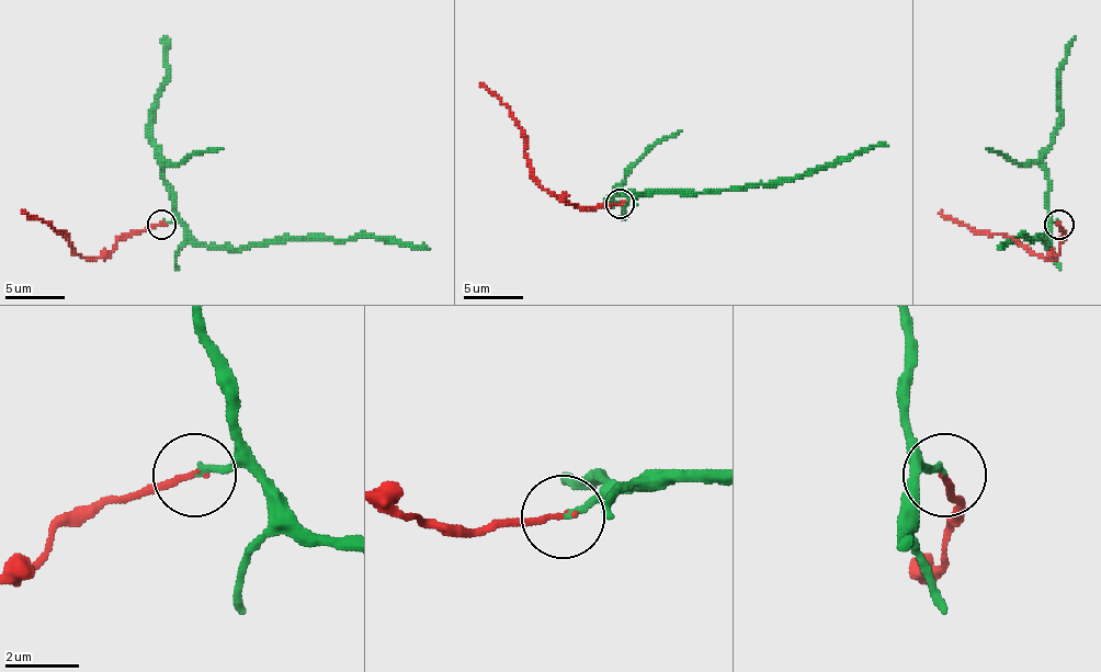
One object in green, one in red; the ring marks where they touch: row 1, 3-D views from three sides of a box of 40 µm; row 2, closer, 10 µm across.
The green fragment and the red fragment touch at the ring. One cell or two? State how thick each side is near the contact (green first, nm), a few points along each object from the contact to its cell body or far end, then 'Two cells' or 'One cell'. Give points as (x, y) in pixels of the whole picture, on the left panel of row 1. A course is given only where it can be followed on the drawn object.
Thickness 160 nm (green) against 150 nm. Course of green: (160, 225), (178, 221), (199, 242), (235, 249), (382, 237), (417, 249), (429, 249). Course of red: (160, 225), (125, 234), (111, 251), (92, 258), (78, 254), (66, 237), (22, 213). One cell

